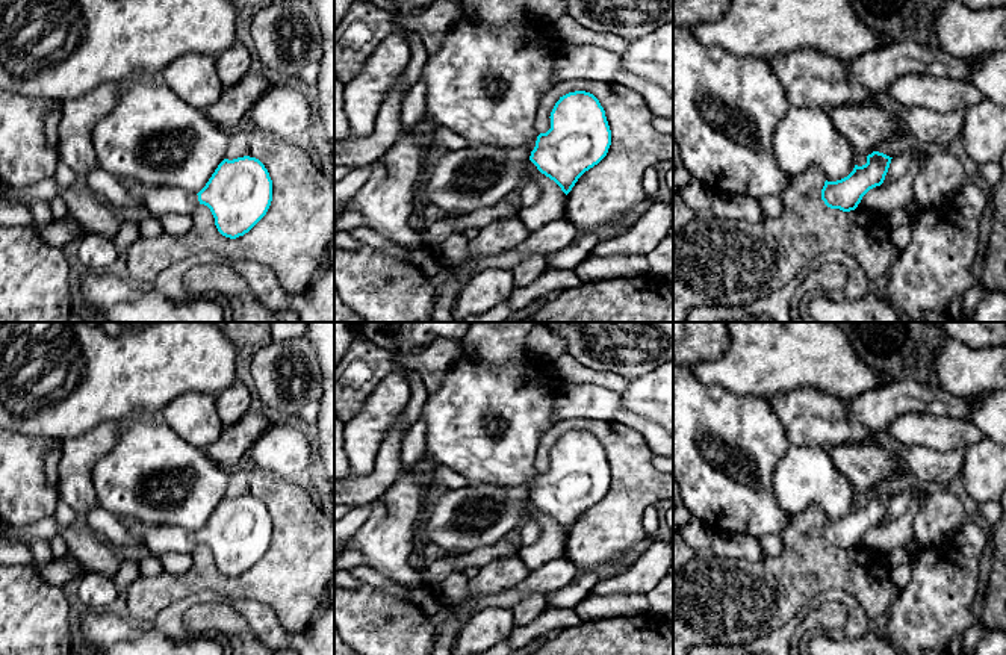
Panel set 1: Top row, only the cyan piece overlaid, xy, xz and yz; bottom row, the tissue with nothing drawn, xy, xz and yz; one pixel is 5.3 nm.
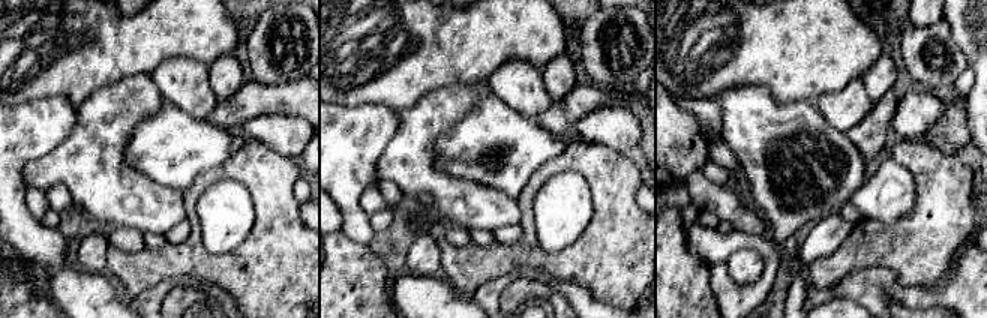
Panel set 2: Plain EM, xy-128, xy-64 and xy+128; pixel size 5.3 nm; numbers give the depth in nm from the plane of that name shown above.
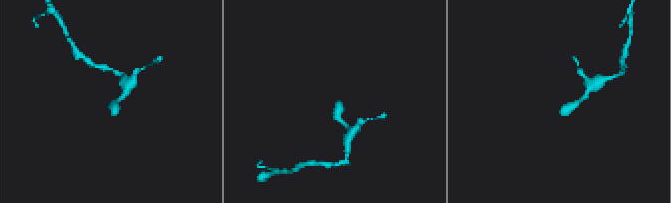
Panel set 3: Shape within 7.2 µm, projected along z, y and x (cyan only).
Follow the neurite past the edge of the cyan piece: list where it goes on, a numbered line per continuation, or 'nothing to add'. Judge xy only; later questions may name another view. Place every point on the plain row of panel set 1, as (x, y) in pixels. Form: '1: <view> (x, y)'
1: xy (156, 540)

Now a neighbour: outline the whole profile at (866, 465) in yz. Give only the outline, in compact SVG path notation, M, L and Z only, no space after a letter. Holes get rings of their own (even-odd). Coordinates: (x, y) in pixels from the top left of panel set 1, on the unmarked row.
M874 440L827 446L826 451L855 492L865 496L905 467L899 457L893 457Z

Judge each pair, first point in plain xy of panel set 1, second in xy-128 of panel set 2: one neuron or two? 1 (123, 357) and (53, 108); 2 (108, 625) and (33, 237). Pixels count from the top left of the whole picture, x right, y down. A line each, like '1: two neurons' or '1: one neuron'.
1: two neurons
2: one neuron

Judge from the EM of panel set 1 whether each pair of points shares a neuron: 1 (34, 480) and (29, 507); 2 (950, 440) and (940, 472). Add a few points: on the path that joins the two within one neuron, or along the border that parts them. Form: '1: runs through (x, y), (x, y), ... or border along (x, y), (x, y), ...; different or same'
1: runs through (29, 486), (29, 501); same
2: border along (912, 445), (958, 450), (961, 453); different

